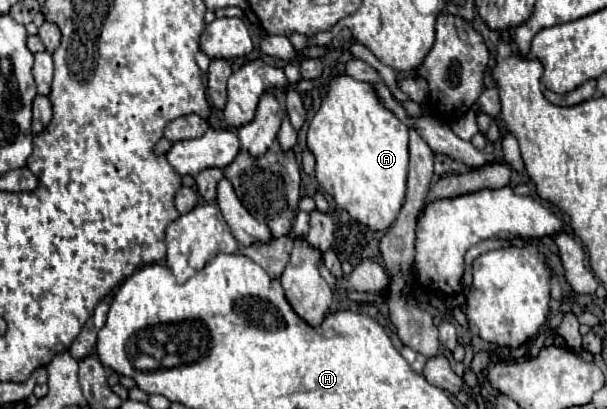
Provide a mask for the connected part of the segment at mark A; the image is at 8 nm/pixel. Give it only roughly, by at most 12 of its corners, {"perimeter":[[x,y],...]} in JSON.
{"perimeter":[[330,79],[308,127],[318,183],[372,231],[406,195],[408,127]]}

